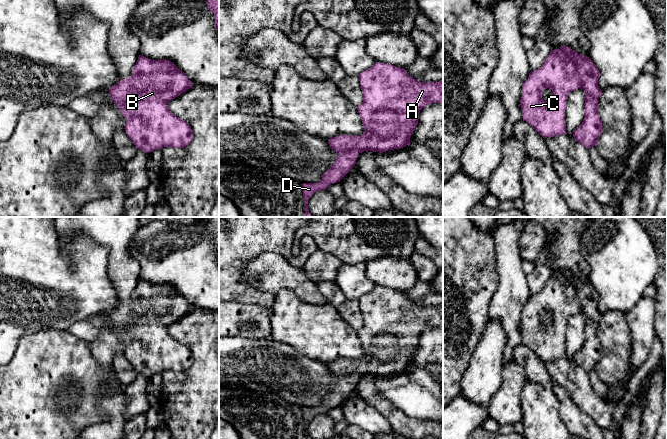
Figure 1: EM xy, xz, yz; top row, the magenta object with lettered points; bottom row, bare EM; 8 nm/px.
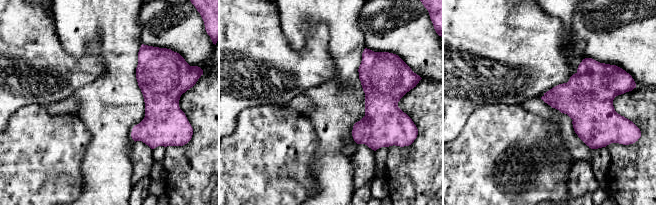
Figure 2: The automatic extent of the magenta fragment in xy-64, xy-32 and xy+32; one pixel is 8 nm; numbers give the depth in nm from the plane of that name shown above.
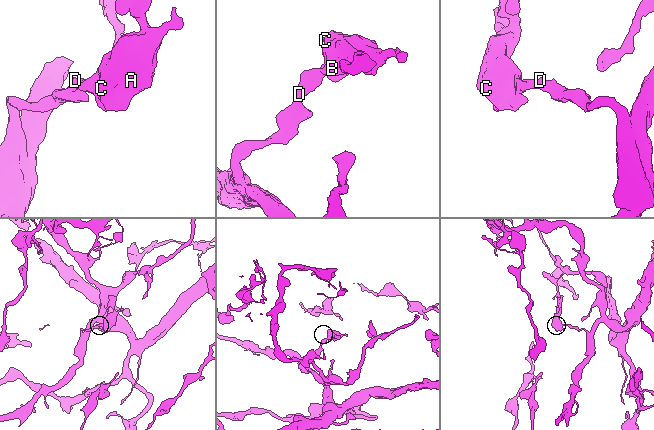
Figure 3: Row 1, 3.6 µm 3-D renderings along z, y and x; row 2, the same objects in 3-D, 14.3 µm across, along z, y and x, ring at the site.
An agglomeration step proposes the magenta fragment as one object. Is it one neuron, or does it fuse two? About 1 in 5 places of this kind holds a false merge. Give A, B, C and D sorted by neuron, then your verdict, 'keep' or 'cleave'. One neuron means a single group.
A B C D; keep

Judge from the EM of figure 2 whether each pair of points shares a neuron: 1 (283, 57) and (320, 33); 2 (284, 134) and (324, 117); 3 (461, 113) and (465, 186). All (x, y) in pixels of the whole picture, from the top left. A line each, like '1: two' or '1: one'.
1: one
2: two
3: two

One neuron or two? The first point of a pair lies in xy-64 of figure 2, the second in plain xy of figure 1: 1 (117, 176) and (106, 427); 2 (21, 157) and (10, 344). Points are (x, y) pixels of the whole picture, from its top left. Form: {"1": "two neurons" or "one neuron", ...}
{"1": "one neuron", "2": "two neurons"}

